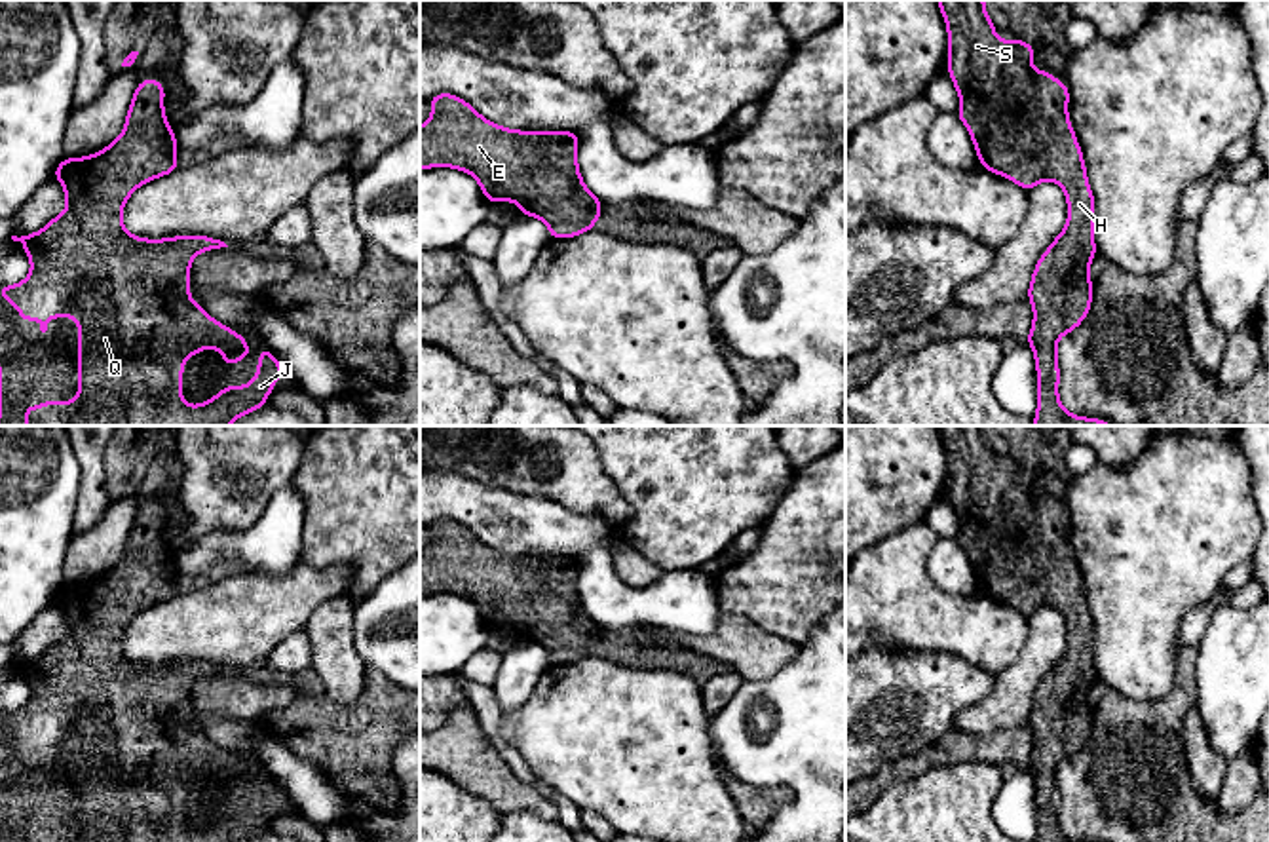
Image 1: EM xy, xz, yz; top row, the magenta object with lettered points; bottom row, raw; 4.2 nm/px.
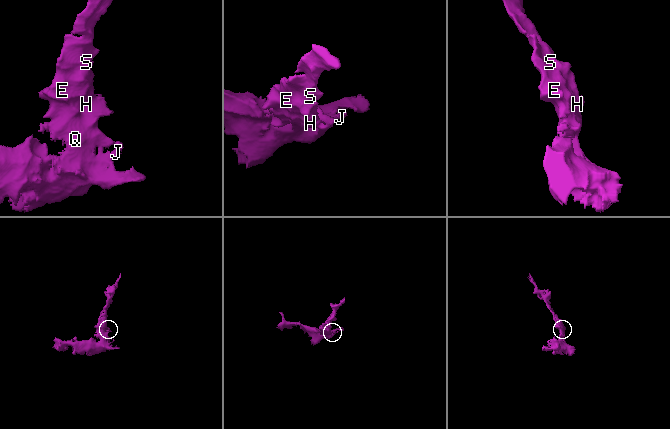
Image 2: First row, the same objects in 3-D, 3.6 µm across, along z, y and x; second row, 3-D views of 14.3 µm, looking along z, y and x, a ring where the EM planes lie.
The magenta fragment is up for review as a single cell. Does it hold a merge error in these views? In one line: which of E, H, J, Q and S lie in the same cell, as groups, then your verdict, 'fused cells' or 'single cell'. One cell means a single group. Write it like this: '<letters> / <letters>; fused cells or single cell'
E H J Q S; single cell

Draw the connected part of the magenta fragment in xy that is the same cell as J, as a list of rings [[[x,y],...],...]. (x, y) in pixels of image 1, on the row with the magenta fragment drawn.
[[[144,78],[131,99],[122,135],[106,148],[85,158],[65,158],[53,171],[63,184],[66,209],[51,219],[40,232],[11,236],[21,241],[30,258],[30,274],[25,281],[0,287],[4,302],[17,306],[17,316],[30,323],[40,319],[40,331],[47,331],[49,317],[74,317],[78,321],[78,397],[74,401],[42,401],[38,409],[25,405],[25,426],[228,426],[239,416],[258,411],[283,374],[283,365],[262,348],[256,376],[237,388],[228,384],[201,405],[182,401],[184,361],[205,348],[222,354],[224,365],[236,365],[251,354],[247,340],[213,319],[190,297],[190,264],[201,251],[228,247],[209,236],[175,236],[146,239],[131,236],[122,222],[123,205],[144,182],[179,169],[177,139],[163,110],[165,87],[154,78]]]

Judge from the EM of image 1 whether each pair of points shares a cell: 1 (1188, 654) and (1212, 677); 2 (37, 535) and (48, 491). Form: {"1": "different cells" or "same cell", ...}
{"1": "different cells", "2": "same cell"}

